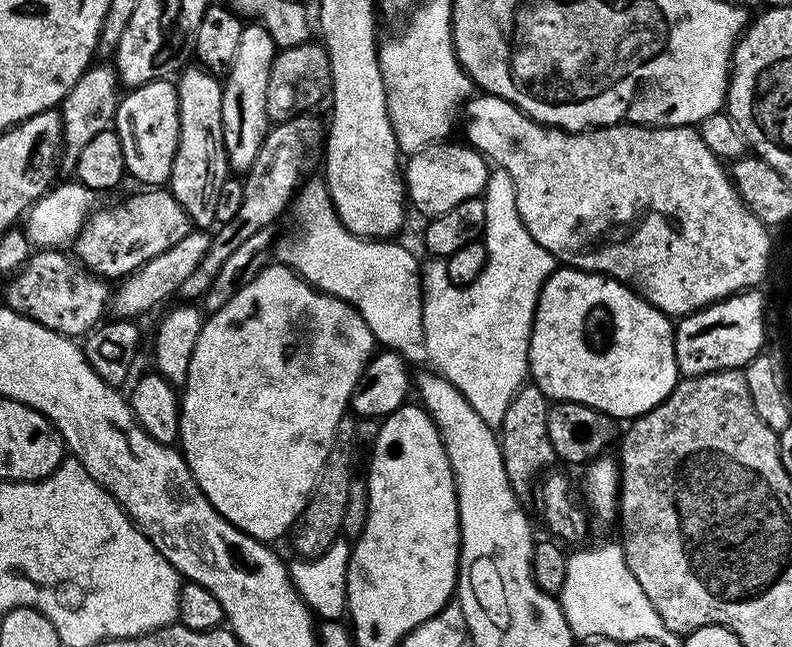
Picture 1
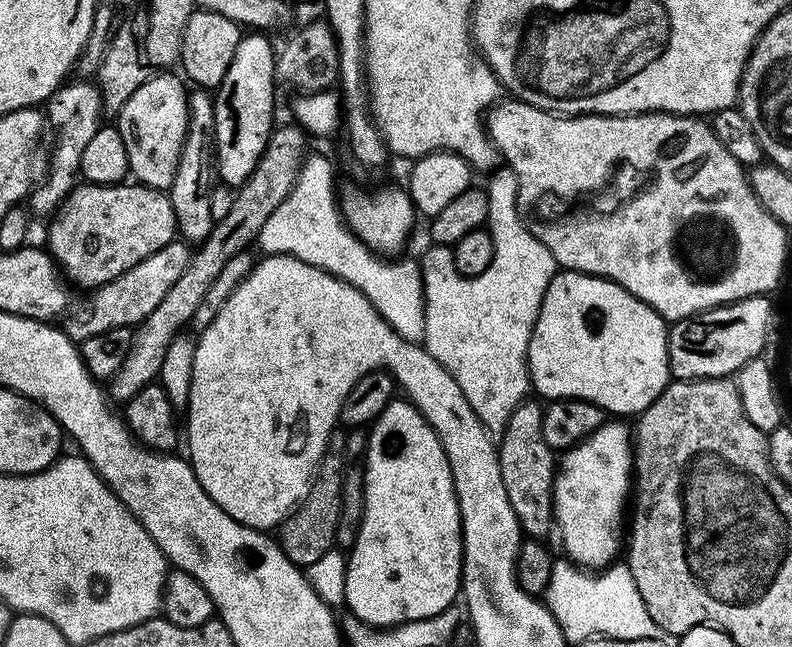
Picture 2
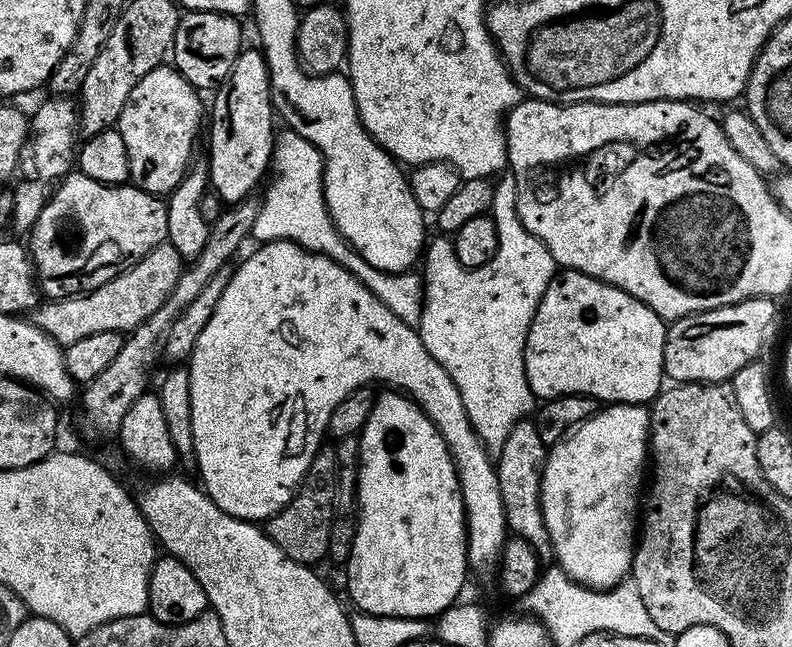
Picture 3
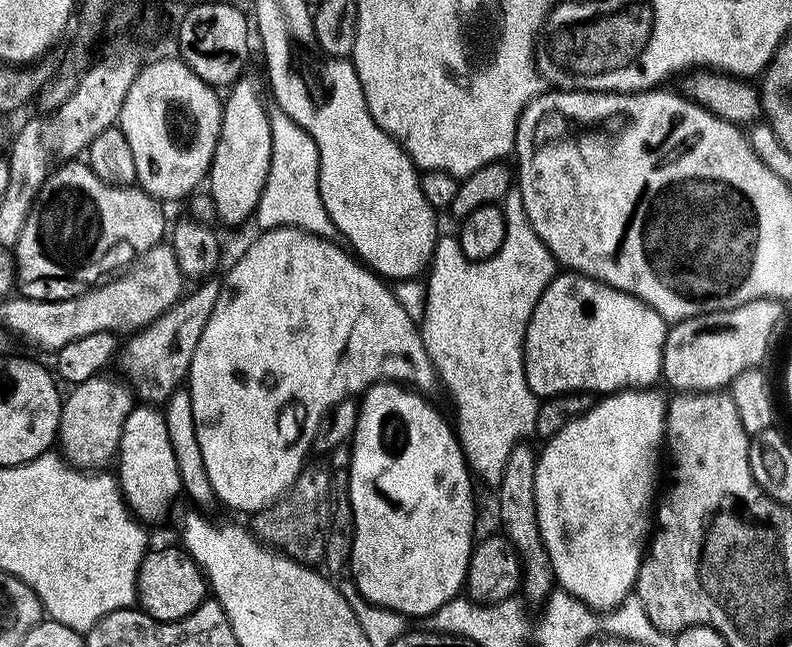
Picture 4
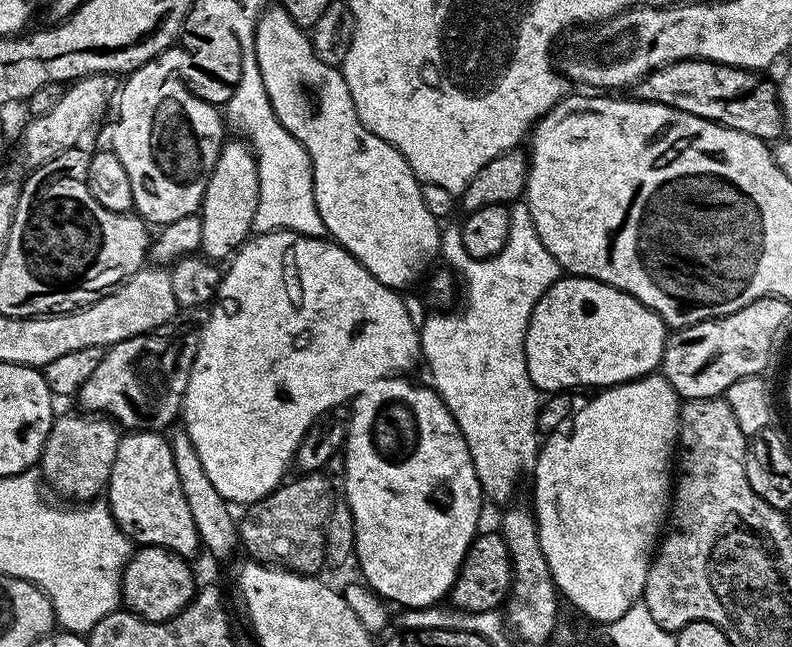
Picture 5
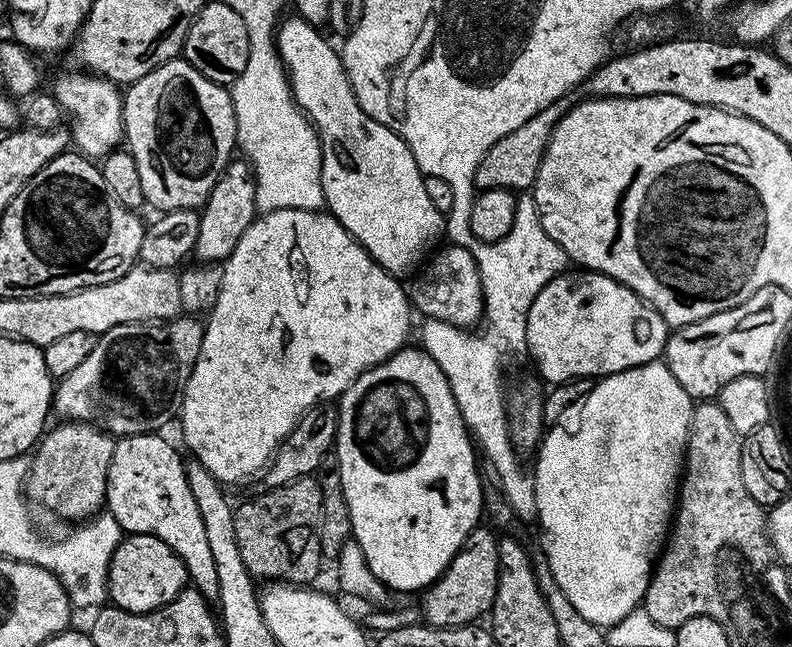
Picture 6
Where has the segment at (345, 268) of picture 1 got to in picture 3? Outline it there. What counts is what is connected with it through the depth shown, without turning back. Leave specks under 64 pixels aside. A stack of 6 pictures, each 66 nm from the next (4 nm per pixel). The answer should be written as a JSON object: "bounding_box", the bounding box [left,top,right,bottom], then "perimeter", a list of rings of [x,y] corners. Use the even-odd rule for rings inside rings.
{"bounding_box":[251,130,424,325],"perimeter":[[[291,130],[277,135],[274,140],[274,175],[268,194],[259,203],[251,239],[256,242],[289,240],[320,252],[344,268],[350,270],[380,301],[402,322],[419,325],[424,313],[424,281],[415,271],[383,272],[358,255],[355,248],[341,236],[324,201],[324,155],[306,138]]]}

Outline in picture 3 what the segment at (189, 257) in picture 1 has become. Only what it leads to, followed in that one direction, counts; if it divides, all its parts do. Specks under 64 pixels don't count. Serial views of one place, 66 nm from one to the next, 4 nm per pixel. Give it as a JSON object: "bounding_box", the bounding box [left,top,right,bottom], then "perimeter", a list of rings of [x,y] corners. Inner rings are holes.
{"bounding_box":[31,243,182,346],"perimeter":[[[162,243],[152,248],[131,268],[124,269],[110,282],[98,286],[93,292],[82,292],[79,296],[66,296],[62,300],[48,300],[31,313],[31,323],[41,328],[50,339],[61,346],[78,342],[89,334],[102,334],[102,330],[114,330],[124,334],[137,328],[174,290],[182,271],[182,261],[173,244]]]}

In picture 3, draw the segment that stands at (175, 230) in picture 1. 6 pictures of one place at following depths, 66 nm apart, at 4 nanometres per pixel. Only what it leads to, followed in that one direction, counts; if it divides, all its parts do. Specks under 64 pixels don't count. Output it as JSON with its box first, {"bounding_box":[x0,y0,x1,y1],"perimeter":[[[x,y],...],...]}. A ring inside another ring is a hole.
{"bounding_box":[26,170,167,300],"perimeter":[[[79,170],[69,172],[53,188],[52,197],[46,206],[42,206],[42,214],[38,214],[38,222],[34,222],[26,240],[32,267],[36,269],[39,291],[48,300],[62,300],[66,296],[93,292],[98,286],[110,282],[124,269],[131,268],[141,260],[149,250],[167,241],[167,213],[167,203],[159,195],[128,184],[94,182],[94,178]]]}

